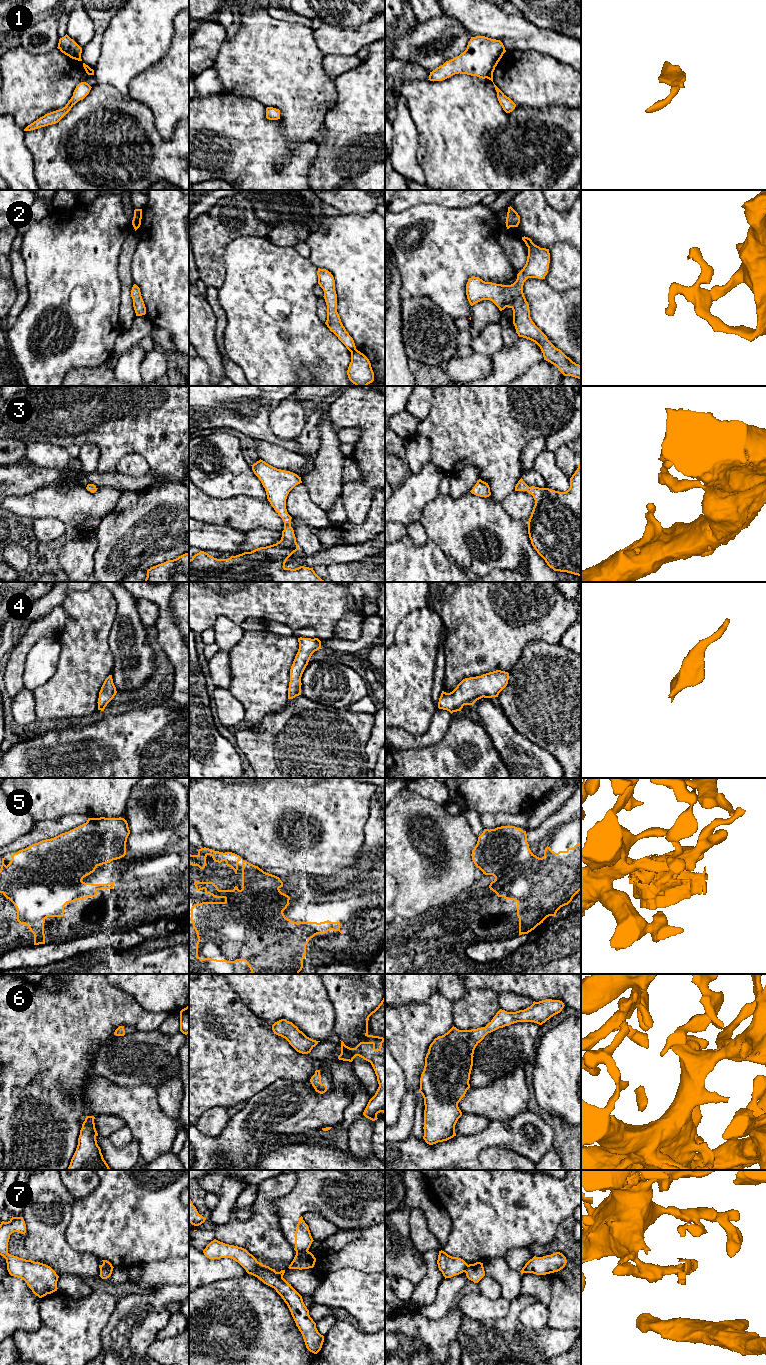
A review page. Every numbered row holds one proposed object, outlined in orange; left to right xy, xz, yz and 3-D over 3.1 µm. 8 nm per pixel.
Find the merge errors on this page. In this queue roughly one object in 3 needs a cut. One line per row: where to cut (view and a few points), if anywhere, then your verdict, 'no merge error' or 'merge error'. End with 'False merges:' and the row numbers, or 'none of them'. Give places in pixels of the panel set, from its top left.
1: cut none; no merge error
2: cut none; no merge error
3: cut none; no merge error
4: cut none; no merge error
5: cut none; no merge error
6: cut none; no merge error
7: cut xy (111, 1265), (100, 1271); merge error
False merges: 7

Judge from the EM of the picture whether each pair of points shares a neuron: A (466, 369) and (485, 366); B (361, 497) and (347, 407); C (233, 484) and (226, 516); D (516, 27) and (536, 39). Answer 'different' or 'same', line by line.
A: same
B: same
C: different
D: same

